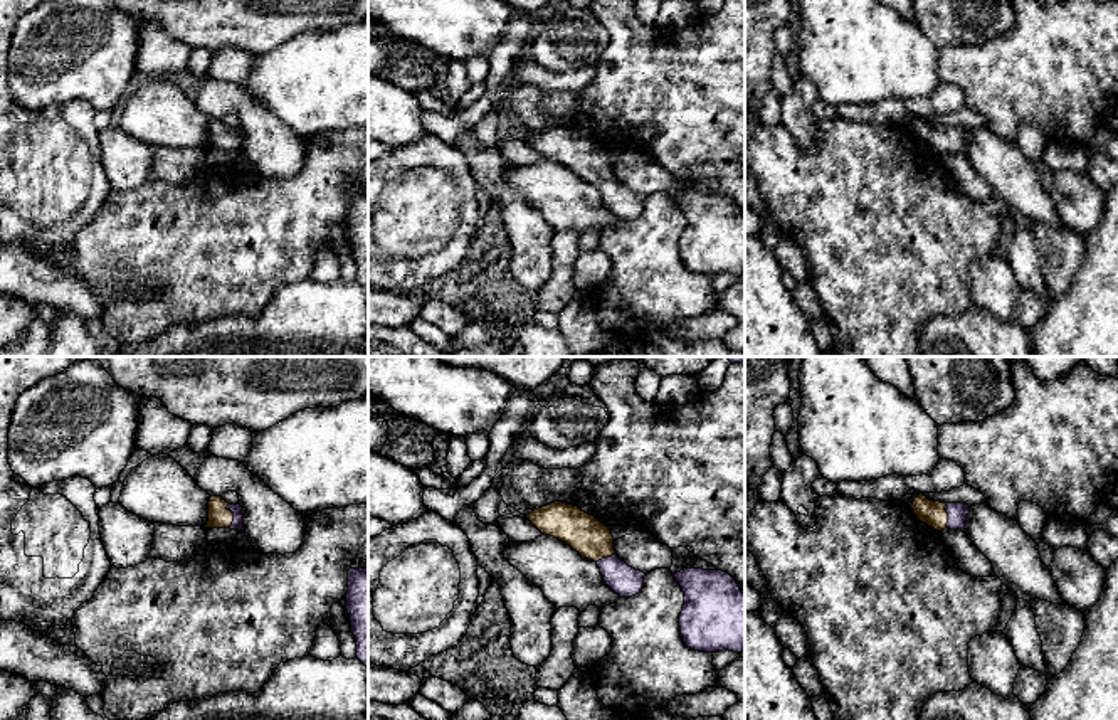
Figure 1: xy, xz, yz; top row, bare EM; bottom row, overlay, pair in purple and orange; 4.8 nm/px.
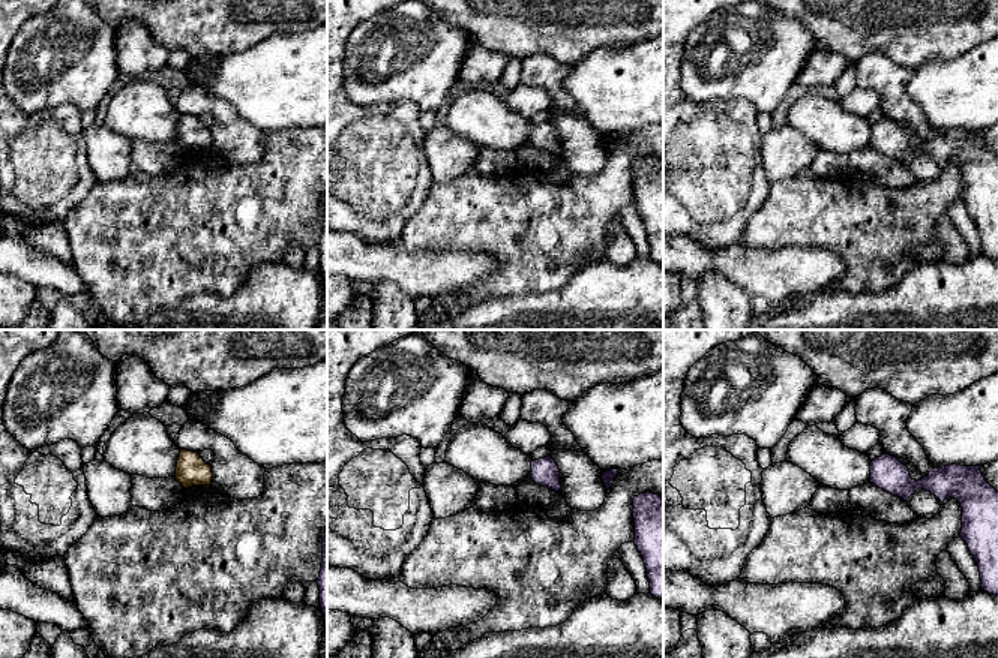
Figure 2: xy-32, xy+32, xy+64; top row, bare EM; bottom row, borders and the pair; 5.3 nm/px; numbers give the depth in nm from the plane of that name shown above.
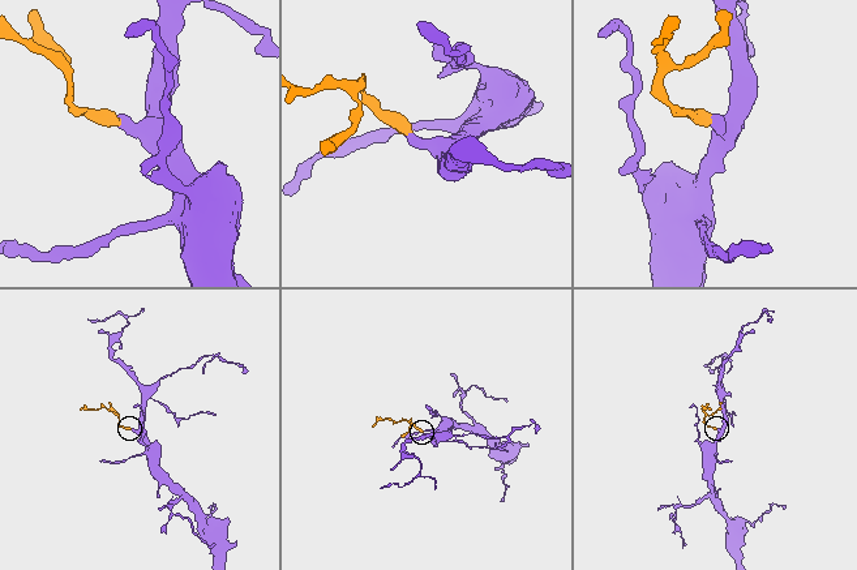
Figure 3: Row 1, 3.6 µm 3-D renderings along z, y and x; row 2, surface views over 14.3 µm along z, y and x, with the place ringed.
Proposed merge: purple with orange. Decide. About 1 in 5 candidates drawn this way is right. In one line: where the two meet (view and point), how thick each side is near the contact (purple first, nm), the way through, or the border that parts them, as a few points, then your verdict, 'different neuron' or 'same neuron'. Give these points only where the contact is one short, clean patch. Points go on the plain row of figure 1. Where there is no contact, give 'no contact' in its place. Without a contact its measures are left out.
contact xy (234, 140); calibres 60 and 110 nm; way xy (237, 147), (234, 140), (219, 140); same neuron

